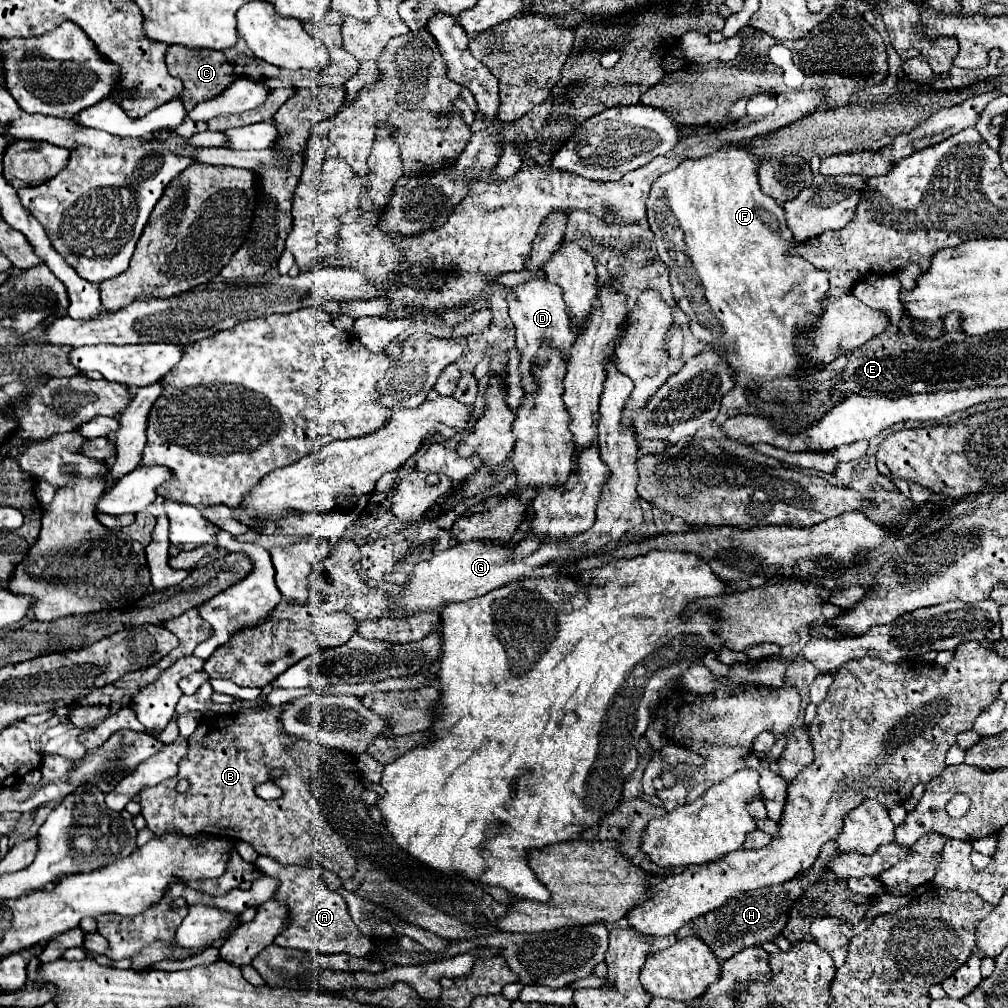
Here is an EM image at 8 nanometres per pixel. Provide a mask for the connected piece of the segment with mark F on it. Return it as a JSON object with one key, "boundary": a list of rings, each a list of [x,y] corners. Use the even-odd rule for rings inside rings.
{"boundary":[[[725,146],[699,160],[685,160],[653,182],[647,200],[647,220],[655,234],[659,258],[669,266],[673,300],[691,318],[693,336],[725,356],[735,386],[753,392],[763,402],[781,402],[797,410],[799,404],[811,400],[811,392],[805,388],[809,382],[803,376],[805,370],[797,368],[793,336],[797,336],[797,324],[813,324],[813,320],[823,316],[821,302],[829,290],[829,274],[789,252],[797,242],[785,222],[783,208],[761,192],[757,168],[757,158],[737,146]]]}

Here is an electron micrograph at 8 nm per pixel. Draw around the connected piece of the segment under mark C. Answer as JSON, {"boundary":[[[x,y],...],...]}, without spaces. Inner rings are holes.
{"boundary":[[[185,48],[185,52],[179,56],[179,62],[177,62],[177,54],[173,54],[173,58],[169,56],[171,54],[165,56],[167,68],[173,66],[171,74],[175,78],[179,76],[183,82],[183,94],[179,96],[179,100],[183,102],[185,112],[191,112],[195,104],[217,96],[235,80],[227,52],[197,50],[191,56]],[[177,64],[181,74],[177,74]]]}

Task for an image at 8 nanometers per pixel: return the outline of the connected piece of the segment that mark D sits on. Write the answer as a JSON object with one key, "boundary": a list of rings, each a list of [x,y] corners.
{"boundary":[[[543,278],[531,280],[531,282],[523,284],[523,286],[509,288],[507,302],[509,302],[509,316],[511,316],[511,320],[515,324],[515,330],[517,330],[517,336],[515,336],[517,350],[521,352],[521,362],[519,362],[521,384],[523,384],[525,392],[537,394],[539,384],[533,378],[531,370],[535,366],[539,346],[545,344],[545,346],[561,352],[561,358],[567,362],[577,334],[571,328],[571,320],[569,320],[565,302],[563,302],[563,292],[561,292],[561,288],[557,288],[557,284],[551,284],[551,282],[543,280]]]}

